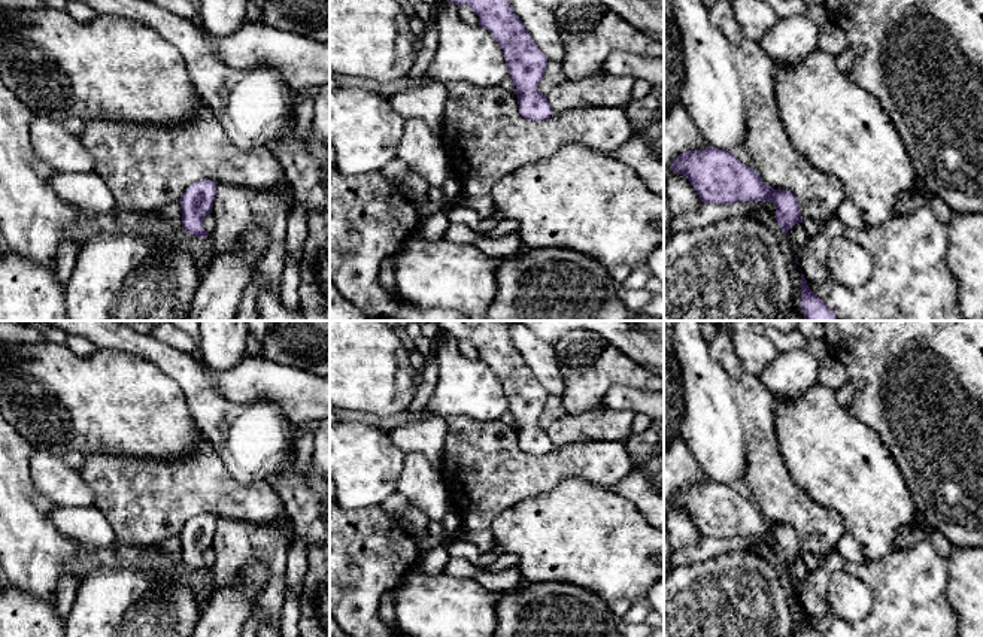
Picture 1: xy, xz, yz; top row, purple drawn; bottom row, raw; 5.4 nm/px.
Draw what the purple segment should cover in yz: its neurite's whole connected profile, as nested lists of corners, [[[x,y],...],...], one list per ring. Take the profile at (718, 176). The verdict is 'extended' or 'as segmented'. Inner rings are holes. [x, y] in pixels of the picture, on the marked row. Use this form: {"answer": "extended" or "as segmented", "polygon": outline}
{"answer": "as segmented", "polygon": [[[709,146],[703,151],[686,151],[670,169],[691,182],[703,203],[771,201],[776,206],[776,221],[785,234],[804,219],[791,191],[768,186],[756,170],[725,149]]]}

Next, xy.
{"answer": "as segmented", "polygon": [[[203,179],[191,183],[179,198],[182,209],[182,227],[195,237],[207,237],[203,218],[212,213],[216,195],[216,182]]]}

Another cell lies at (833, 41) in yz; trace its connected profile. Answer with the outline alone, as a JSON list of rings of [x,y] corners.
[[[826,22],[820,27],[817,49],[837,58],[846,46],[846,34],[837,25]]]

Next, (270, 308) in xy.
[[[266,283],[257,291],[257,310],[261,321],[306,321],[300,306],[288,309],[280,294]]]

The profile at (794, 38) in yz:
[[[808,16],[779,18],[764,34],[761,46],[773,63],[795,66],[817,49],[819,34],[820,27]]]

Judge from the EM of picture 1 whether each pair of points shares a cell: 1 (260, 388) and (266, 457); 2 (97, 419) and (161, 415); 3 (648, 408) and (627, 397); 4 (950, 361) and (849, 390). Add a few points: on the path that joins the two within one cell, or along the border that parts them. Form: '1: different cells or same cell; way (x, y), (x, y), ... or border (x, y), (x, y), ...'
1: different cells; border (227, 397), (236, 403), (275, 403), (291, 421)
2: same cell; way (114, 415), (145, 415)
3: same cell; way (643, 403), (631, 399)
4: different cells; border (849, 379), (855, 385), (855, 393), (846, 409)

